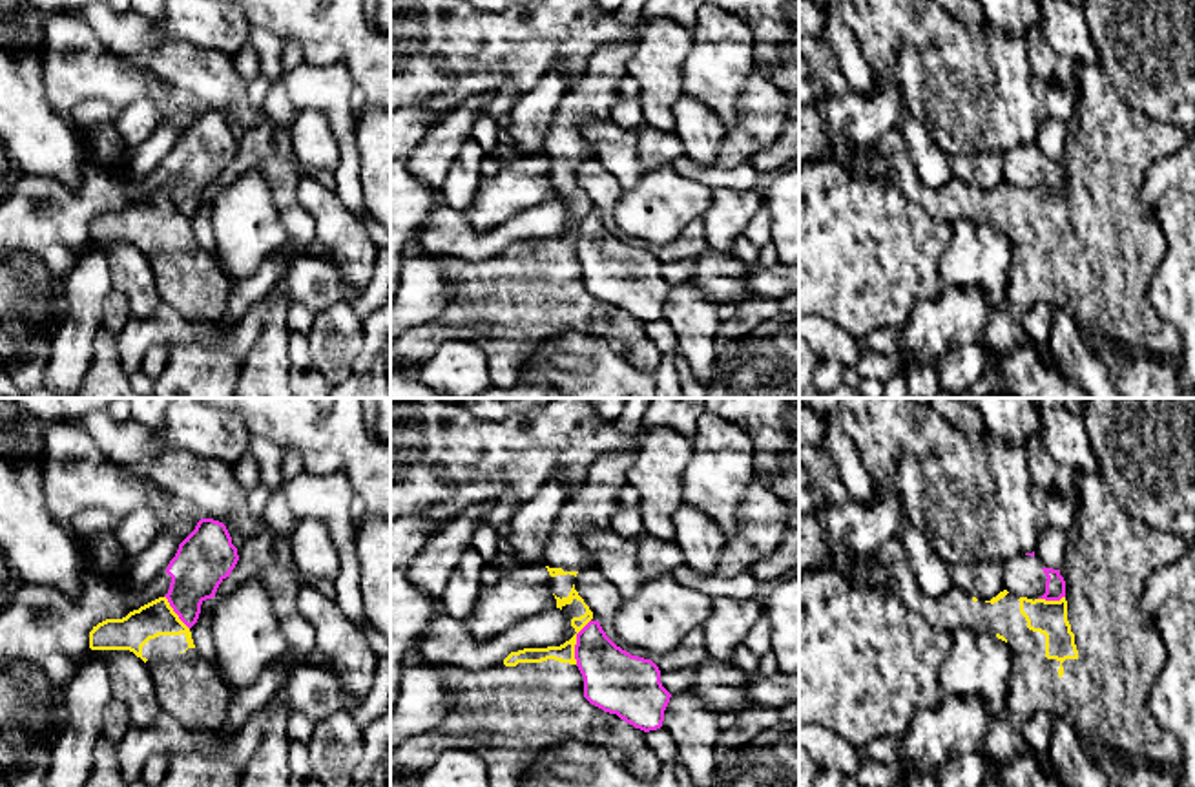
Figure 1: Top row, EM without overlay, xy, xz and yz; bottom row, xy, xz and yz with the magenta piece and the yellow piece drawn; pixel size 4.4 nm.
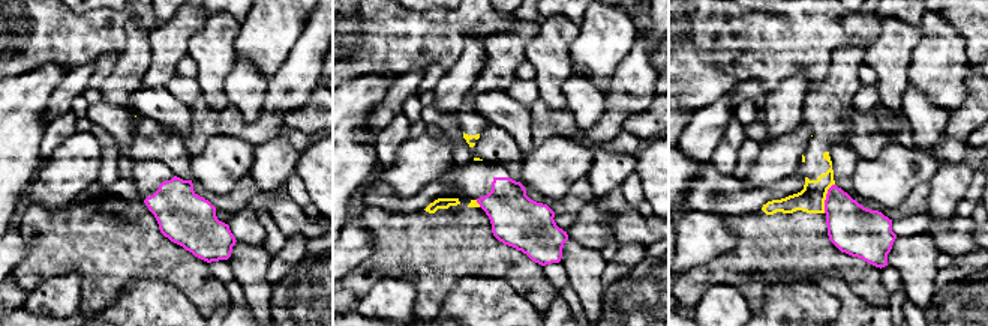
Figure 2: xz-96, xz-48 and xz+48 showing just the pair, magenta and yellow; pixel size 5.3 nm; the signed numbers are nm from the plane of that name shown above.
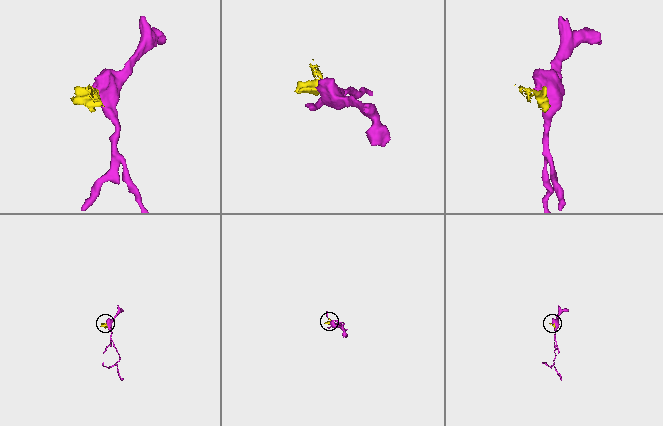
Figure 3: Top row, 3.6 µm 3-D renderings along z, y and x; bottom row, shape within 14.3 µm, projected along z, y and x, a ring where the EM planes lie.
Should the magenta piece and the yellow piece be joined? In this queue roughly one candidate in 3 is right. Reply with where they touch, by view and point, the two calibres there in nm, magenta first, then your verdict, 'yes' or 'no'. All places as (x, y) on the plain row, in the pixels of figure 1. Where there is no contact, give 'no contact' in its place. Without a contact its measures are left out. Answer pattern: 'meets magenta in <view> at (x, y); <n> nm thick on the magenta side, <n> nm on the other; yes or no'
meets magenta in xz at (577, 232); 280 nm thick on the magenta side, 80 nm on the other; no

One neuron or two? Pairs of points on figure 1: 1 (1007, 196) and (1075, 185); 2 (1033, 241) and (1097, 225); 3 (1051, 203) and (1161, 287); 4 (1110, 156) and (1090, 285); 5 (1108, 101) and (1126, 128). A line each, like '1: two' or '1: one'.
1: one
2: one
3: two
4: one
5: one

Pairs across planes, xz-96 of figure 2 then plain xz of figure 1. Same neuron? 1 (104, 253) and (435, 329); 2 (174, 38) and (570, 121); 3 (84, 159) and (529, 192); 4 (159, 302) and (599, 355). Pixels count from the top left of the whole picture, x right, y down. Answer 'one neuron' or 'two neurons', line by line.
1: one neuron
2: one neuron
3: one neuron
4: one neuron

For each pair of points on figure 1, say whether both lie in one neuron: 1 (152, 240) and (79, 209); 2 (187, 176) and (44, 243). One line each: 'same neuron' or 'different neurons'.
1: different neurons
2: same neuron

